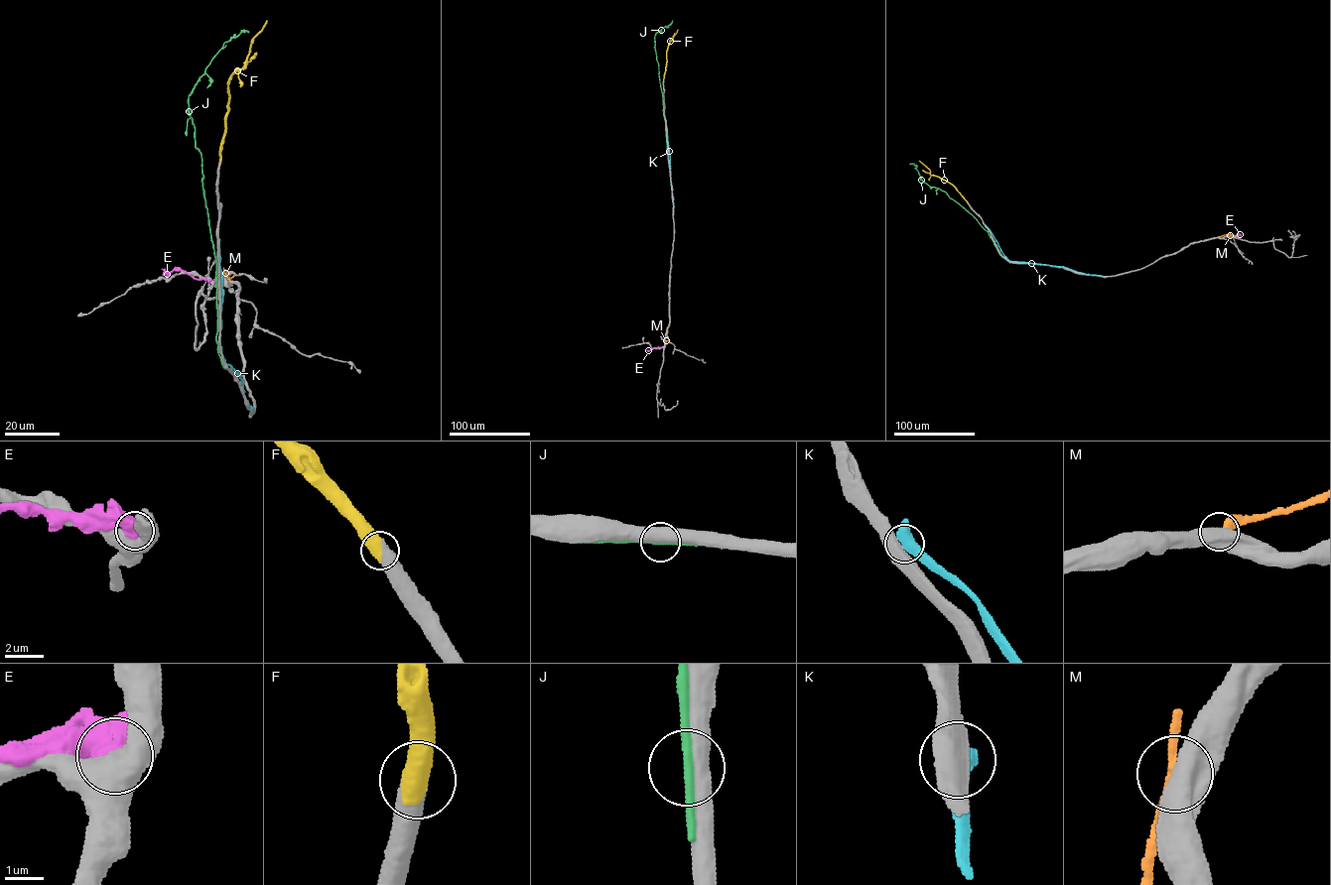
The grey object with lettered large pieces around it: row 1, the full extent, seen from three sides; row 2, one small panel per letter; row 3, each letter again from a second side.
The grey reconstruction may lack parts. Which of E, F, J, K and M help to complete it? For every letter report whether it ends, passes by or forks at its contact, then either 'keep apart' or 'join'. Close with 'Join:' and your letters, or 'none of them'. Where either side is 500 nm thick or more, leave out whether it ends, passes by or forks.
E: keep apart
F: join
J: keep apart
K: keep apart
M: keep apart
Join: F

